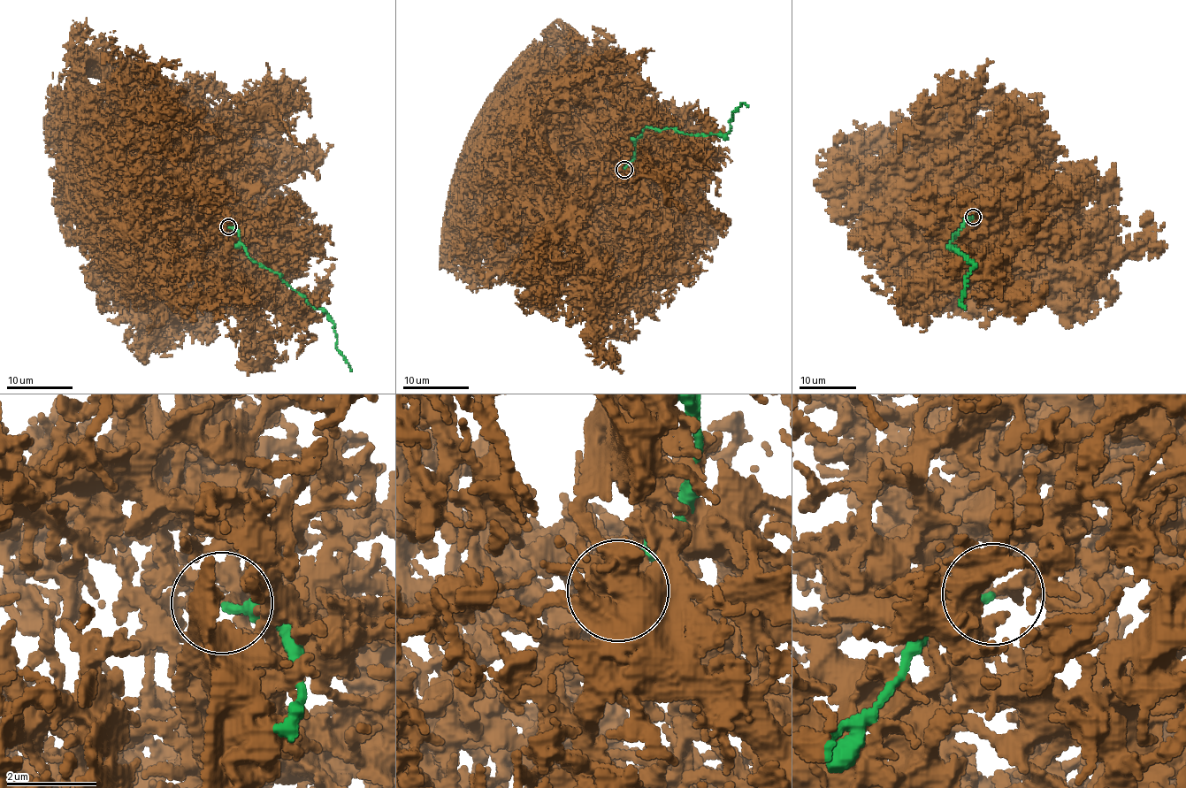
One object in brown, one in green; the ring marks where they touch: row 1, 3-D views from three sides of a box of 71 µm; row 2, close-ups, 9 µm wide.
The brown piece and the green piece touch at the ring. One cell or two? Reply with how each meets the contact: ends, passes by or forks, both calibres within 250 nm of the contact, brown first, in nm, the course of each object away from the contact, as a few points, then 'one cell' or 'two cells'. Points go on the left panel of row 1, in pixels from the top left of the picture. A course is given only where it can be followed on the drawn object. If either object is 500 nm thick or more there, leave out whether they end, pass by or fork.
brown ends; green ends; calibres 280 and 160 nm; course brown (228, 226), (228, 211), (209, 187), (179, 162), (149, 128), (110, 93), (110, 87), (73, 43), (73, 19); course green (227, 226), (240, 233), (240, 243), (248, 256), (276, 271), (326, 315), (333, 324), (335, 346), (352, 371); two cells

